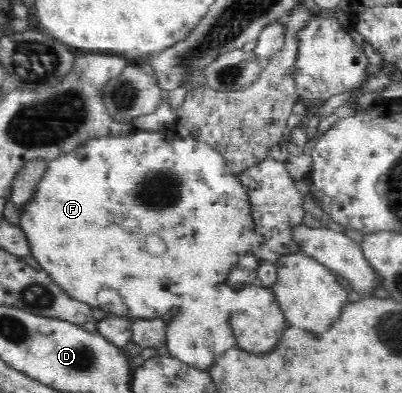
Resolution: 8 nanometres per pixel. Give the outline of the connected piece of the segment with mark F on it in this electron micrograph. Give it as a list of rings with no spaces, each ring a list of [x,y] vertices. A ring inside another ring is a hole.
[[[164,131],[97,138],[58,157],[47,165],[34,199],[20,210],[19,227],[29,242],[31,255],[70,297],[117,316],[142,319],[162,317],[170,309],[180,307],[180,297],[190,295],[188,291],[194,283],[190,277],[198,277],[198,273],[206,279],[214,277],[212,281],[224,281],[257,238],[248,192],[223,157],[211,145],[191,135],[180,138],[176,133]],[[160,171],[182,181],[182,195],[176,205],[154,209],[138,205],[136,201],[120,201],[118,211],[112,209],[118,199],[116,187],[138,187],[142,179]]]

